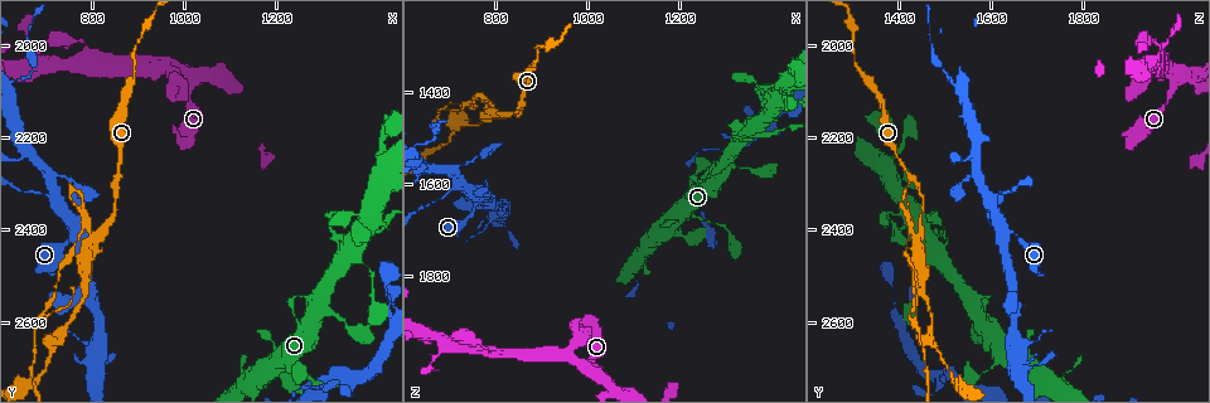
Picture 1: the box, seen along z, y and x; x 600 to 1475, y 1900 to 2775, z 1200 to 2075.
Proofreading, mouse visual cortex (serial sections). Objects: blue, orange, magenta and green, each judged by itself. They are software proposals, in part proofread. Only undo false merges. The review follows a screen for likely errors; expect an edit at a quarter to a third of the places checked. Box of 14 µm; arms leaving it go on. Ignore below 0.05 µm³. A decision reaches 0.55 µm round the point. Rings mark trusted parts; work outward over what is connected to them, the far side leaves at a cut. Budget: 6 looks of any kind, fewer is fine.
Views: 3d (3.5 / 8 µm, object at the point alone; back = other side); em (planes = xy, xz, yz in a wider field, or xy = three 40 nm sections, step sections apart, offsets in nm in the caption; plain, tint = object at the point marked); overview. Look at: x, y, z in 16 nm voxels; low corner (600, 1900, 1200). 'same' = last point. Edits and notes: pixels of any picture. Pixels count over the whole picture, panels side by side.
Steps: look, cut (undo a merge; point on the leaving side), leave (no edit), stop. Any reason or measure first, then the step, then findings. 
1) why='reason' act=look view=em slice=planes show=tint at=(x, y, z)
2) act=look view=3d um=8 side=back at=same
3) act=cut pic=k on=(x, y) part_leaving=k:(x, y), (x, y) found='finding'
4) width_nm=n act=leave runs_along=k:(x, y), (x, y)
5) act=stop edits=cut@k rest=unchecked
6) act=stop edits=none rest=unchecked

why='a narrow waist' act=look view=3d um=3.5 at=(800, 2425, 1445)

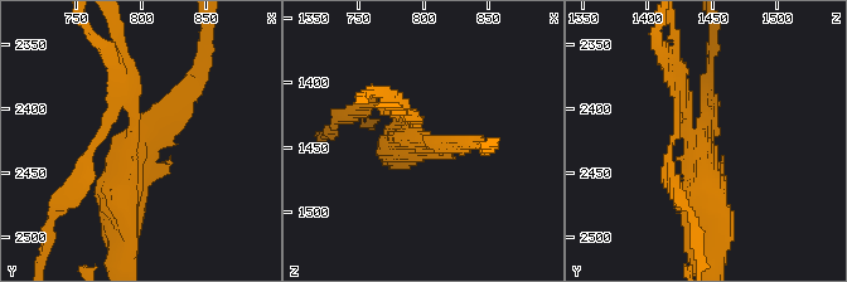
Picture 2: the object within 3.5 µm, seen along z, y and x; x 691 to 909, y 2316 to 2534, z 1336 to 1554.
act=look view=em slice=xy step=1 show=tint at=(798, 2420, 1442)

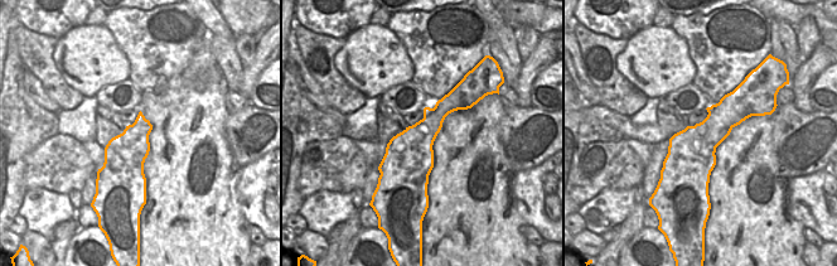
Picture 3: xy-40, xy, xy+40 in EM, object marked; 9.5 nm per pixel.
width_nm=460 act=cut pic=2 on=(122, 68) part_leaving=2:(117, 111), (58, 208) found='two cells meet here'

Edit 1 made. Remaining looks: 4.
why='thin neck' act=look view=3d um=3.5 at=(760, 2400, 1635)

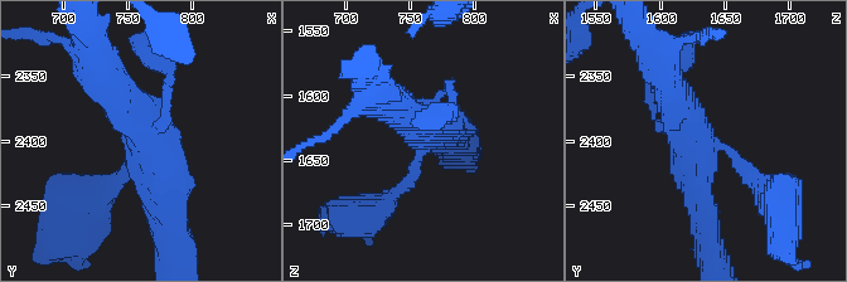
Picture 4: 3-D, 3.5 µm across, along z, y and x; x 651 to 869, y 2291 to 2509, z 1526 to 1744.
why='need the tissue' act=look view=em slice=xy step=2 show=tint at=(756, 2404, 1638)

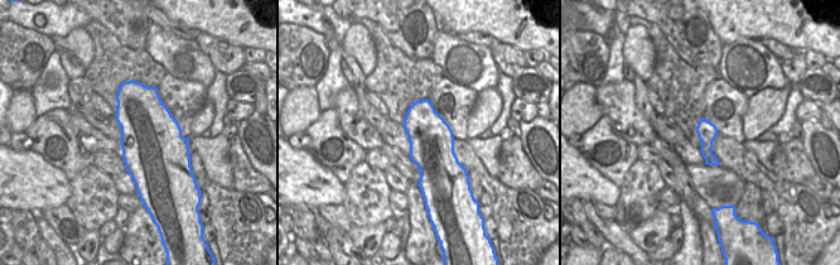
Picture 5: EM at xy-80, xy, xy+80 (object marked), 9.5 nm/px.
arms=4 act=leave runs_along=4:(106, 190), (138, 144), (169, 213) found='one cell here'

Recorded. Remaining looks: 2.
why='three arms meet' act=look view=3d um=3.5 at=(715, 2285, 1565)

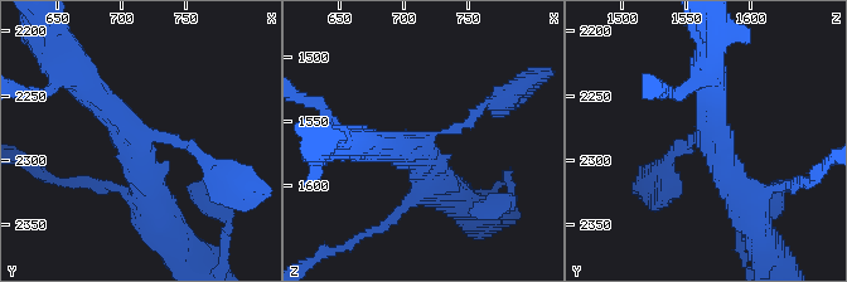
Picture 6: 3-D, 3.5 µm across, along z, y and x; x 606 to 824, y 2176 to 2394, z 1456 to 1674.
arms=3 arm_widths_nm=150,350,400 why='shape alone is not enough' act=look view=em slice=xy step=3 show=tint at=(712, 2286, 1570)

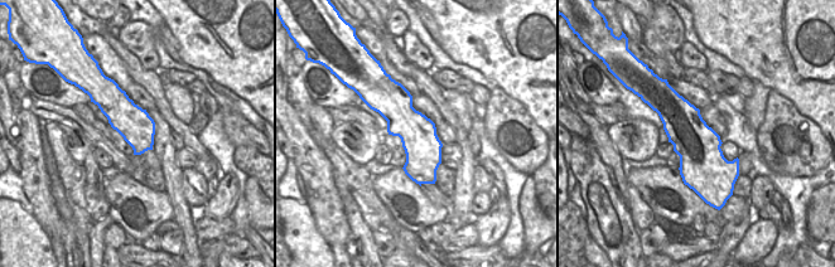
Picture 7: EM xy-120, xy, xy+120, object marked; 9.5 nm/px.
act=leave runs_along=7:(389, 88), (418, 132), (432, 180) found='all the same cell'

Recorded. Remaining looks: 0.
act=stop edits=cut@2 rest=unchecked

